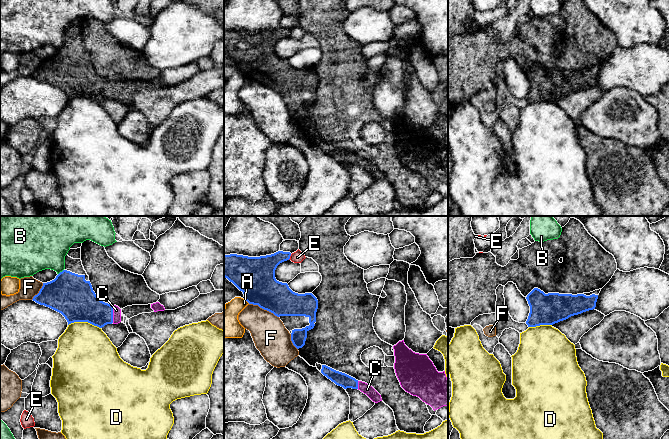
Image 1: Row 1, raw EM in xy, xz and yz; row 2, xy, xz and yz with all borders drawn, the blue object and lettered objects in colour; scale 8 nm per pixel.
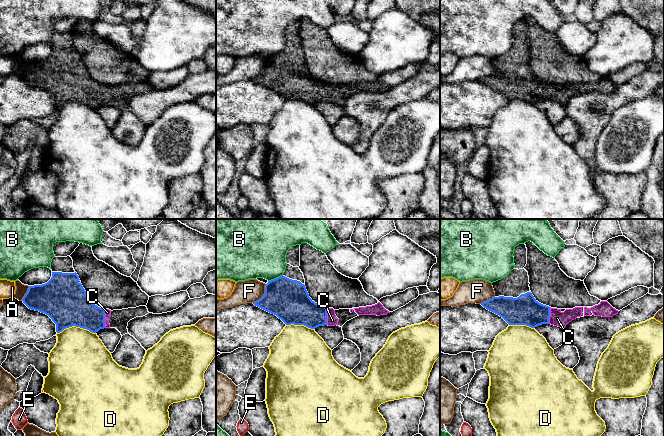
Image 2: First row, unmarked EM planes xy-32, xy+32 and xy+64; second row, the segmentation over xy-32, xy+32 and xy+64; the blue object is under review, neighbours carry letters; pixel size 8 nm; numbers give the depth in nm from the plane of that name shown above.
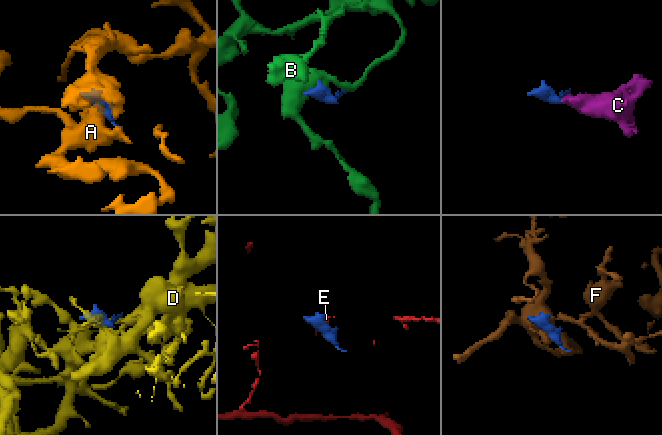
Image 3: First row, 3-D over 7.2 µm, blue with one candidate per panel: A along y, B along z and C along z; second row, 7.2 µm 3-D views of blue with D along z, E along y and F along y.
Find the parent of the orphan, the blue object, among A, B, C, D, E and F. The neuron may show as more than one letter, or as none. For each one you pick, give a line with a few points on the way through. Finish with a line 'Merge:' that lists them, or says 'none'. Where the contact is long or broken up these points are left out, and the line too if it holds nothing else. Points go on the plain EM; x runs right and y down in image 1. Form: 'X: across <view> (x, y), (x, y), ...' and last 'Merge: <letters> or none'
Merge: C

